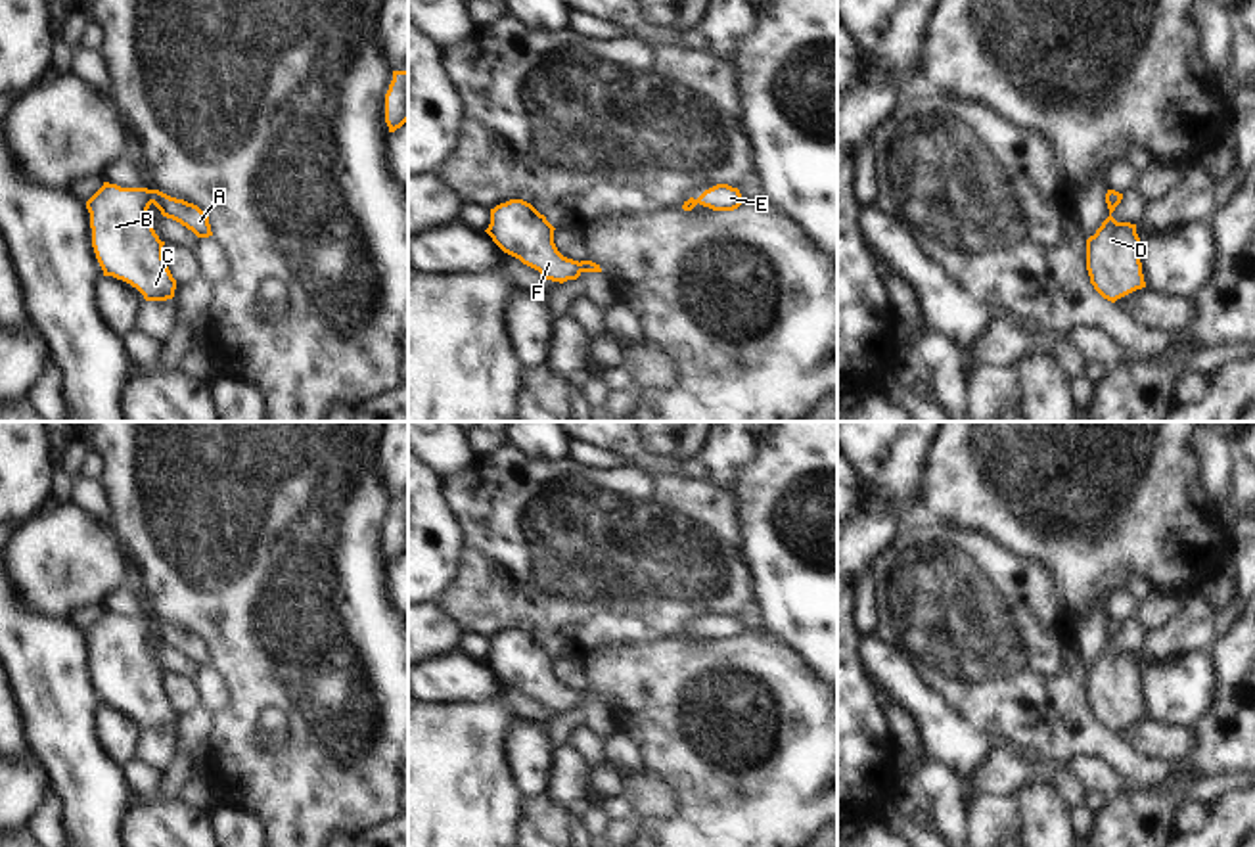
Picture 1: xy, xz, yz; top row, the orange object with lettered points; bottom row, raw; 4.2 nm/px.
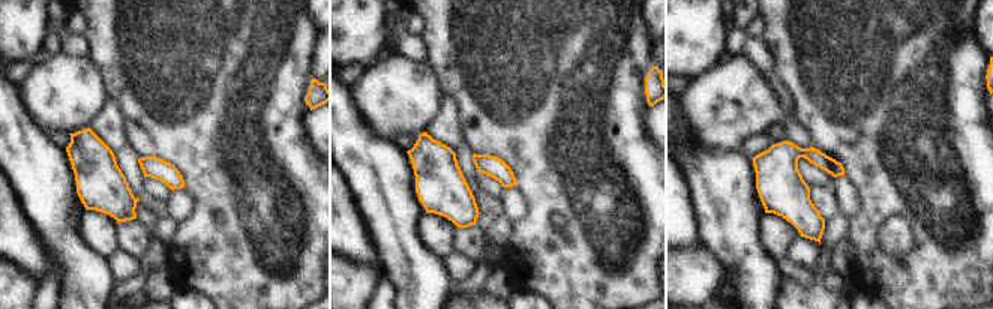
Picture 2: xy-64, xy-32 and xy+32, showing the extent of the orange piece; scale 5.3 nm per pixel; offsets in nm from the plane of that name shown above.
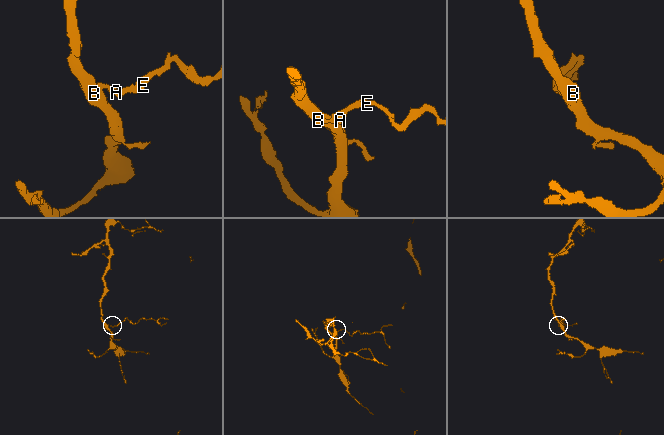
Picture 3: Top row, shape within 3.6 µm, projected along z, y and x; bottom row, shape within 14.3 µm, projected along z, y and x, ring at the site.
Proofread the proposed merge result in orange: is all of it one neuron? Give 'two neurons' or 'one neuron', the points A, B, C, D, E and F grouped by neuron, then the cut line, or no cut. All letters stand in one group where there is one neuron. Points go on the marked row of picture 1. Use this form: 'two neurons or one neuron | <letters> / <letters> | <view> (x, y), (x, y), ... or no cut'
one neuron | A B C D E F | no cut

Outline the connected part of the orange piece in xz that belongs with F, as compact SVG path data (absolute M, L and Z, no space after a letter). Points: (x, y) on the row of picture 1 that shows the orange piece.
M510 199L491 209L491 224L485 232L504 253L538 270L546 280L563 284L582 272L602 272L592 261L563 257L554 243L554 230L531 203Z

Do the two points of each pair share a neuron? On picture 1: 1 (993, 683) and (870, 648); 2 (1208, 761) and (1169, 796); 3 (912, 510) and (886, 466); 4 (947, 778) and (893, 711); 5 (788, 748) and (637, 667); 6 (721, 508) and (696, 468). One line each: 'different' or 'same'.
1: different
2: same
3: different
4: same
5: same
6: different

